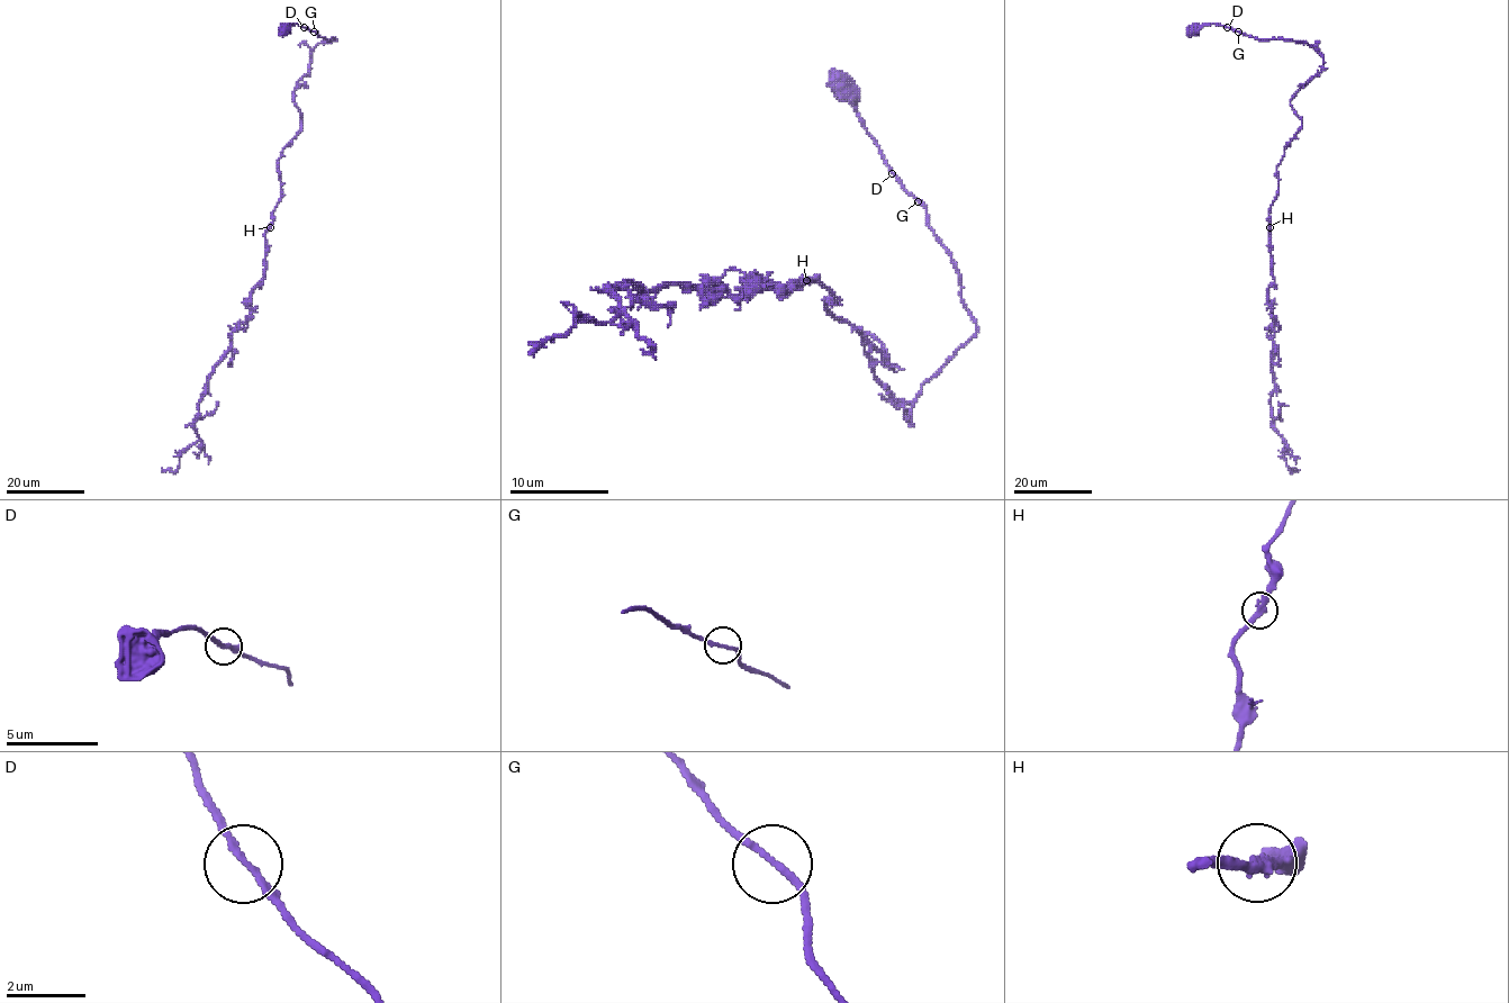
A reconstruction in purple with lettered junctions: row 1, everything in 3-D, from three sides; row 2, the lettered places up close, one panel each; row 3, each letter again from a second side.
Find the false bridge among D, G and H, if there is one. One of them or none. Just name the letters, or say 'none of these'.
none of these

